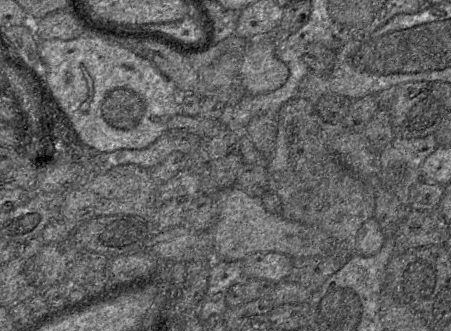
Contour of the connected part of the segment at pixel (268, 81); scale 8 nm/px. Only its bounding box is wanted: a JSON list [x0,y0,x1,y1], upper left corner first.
[240,29,289,94]

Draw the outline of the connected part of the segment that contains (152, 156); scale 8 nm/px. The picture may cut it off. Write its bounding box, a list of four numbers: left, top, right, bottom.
[100,133,175,171]

